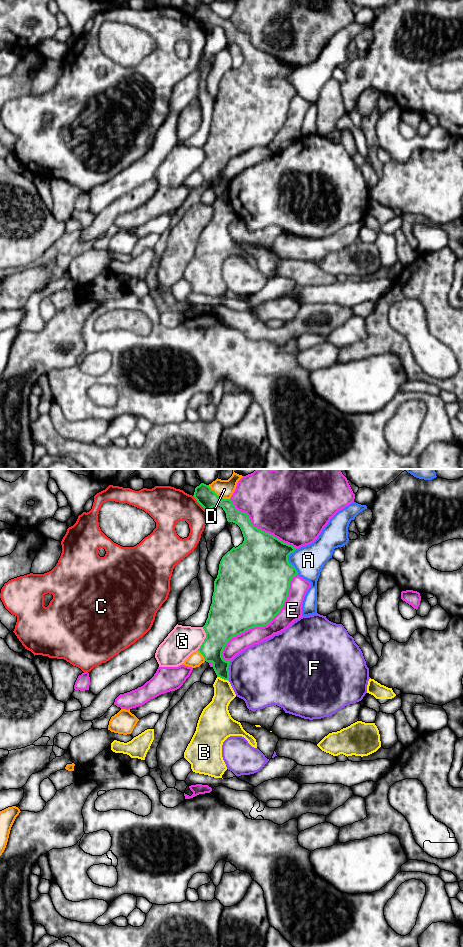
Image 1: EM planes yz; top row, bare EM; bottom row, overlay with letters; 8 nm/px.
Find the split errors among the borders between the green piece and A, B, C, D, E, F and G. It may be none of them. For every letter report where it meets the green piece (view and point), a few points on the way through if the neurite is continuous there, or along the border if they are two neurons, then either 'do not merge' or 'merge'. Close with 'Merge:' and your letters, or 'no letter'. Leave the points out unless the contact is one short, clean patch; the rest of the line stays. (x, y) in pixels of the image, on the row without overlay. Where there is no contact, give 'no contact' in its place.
A: yz (288, 82) | do not merge
B: yz (222, 198) | along yz (217, 196), (227, 200) | do not merge
C: yz (198, 22) | do not merge
D: yz (218, 16) | do not merge
E: yz (263, 146) | do not merge
F: yz (228, 190) | do not merge
G: yz (205, 158) | do not merge
Merge: no letter

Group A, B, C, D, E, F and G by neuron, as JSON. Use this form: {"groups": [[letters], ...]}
{"groups": [["A"], ["B"], ["C"], ["D"], ["E"], ["F"], ["G"]]}

